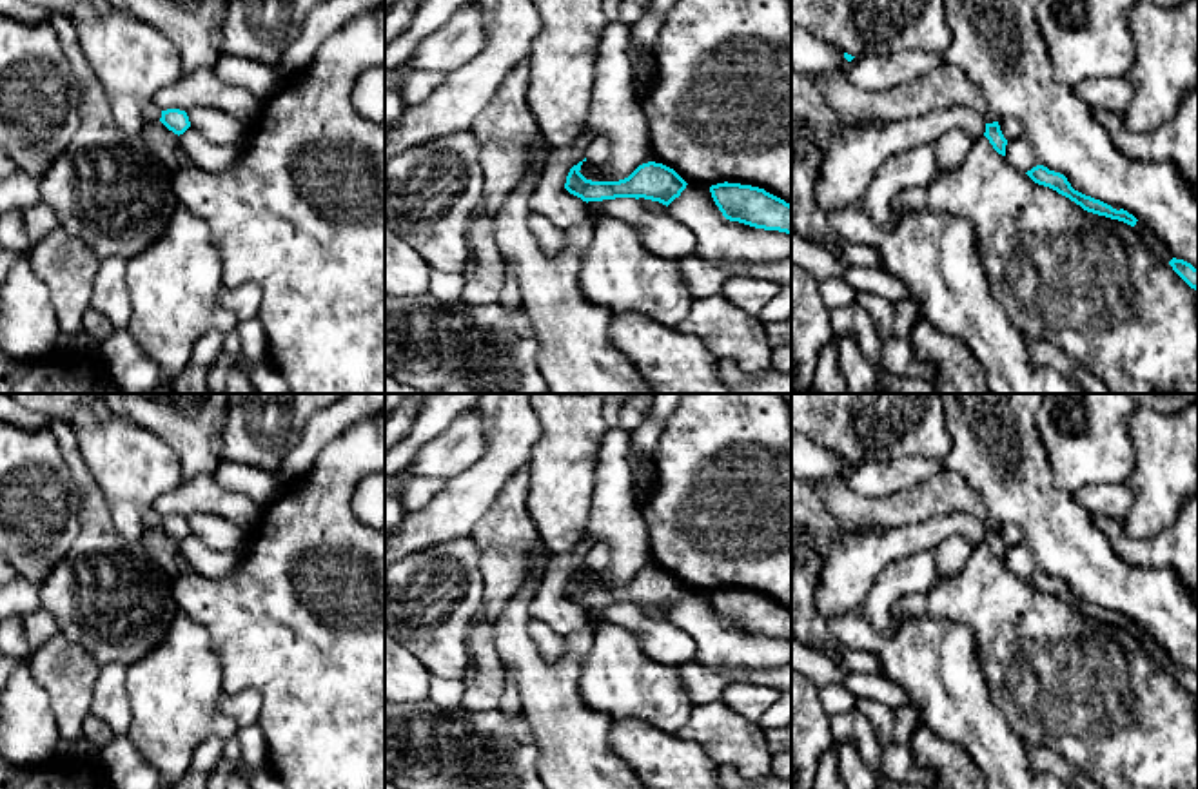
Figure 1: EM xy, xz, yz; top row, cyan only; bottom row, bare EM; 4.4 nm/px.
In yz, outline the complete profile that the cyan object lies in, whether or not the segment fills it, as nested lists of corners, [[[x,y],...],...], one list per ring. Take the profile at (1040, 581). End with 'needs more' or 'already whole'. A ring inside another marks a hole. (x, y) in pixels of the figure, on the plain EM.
[[[1036,571],[1031,577],[1026,579],[1035,589],[1049,593],[1056,597],[1058,600],[1069,604],[1076,611],[1080,611],[1084,617],[1105,622],[1111,626],[1124,628],[1131,633],[1134,633],[1142,644],[1147,648],[1147,651],[1164,666],[1167,667],[1173,677],[1191,693],[1198,698],[1198,675],[1194,675],[1191,669],[1183,666],[1176,666],[1169,653],[1154,642],[1142,628],[1138,628],[1133,620],[1129,620],[1124,615],[1113,613],[1109,609],[1104,609],[1100,606],[1095,606],[1091,602],[1085,602],[1071,593],[1067,584],[1060,579],[1049,577],[1044,571]]]; needs more

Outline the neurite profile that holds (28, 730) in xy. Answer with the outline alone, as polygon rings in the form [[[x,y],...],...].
[[[18,660],[0,689],[0,753],[13,765],[40,765],[56,756],[58,740],[49,696]]]

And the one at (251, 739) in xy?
[[[258,724],[240,727],[236,733],[236,740],[240,742],[243,762],[252,769],[265,765],[269,760],[269,749],[265,744],[265,736]]]

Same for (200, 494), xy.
[[[212,475],[183,477],[174,490],[160,495],[151,508],[160,517],[180,515],[189,519],[194,513],[209,513],[247,533],[258,524],[263,511],[250,497],[223,490]]]

